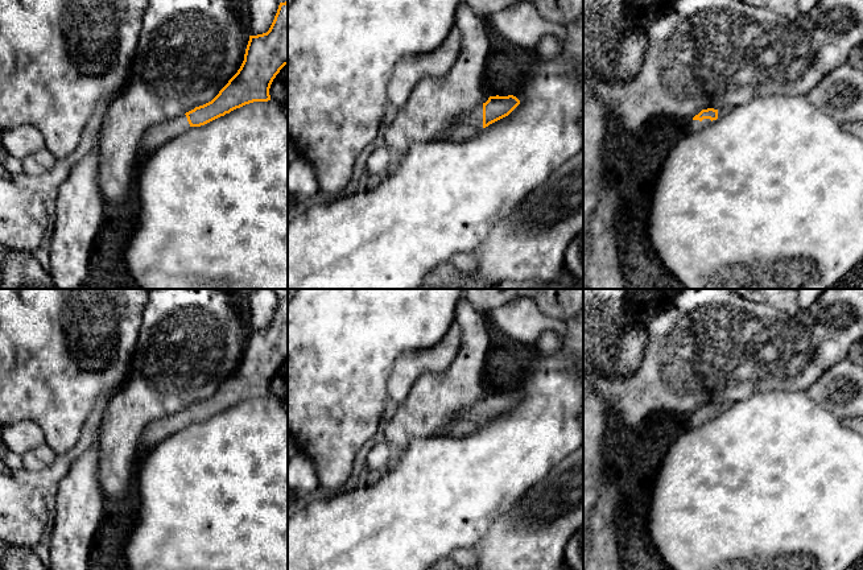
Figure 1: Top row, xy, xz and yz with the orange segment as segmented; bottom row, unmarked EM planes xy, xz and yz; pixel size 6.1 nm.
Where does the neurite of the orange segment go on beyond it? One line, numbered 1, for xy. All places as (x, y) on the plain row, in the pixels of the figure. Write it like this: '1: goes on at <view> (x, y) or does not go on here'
1: goes on at xy (160, 429)

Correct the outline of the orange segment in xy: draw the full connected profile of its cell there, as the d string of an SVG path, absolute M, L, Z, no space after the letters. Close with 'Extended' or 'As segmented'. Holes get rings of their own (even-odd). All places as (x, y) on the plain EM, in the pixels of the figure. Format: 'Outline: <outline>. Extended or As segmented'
Outline: M288 297L280 298L267 329L249 331L240 364L211 397L156 420L145 429L139 446L140 458L191 422L205 421L245 400L271 396L271 380L285 360L288 360Z. Extended

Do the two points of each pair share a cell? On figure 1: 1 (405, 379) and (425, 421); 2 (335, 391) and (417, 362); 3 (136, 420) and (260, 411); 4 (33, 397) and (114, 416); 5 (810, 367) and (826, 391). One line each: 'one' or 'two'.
1: two
2: two
3: two
4: two
5: two

